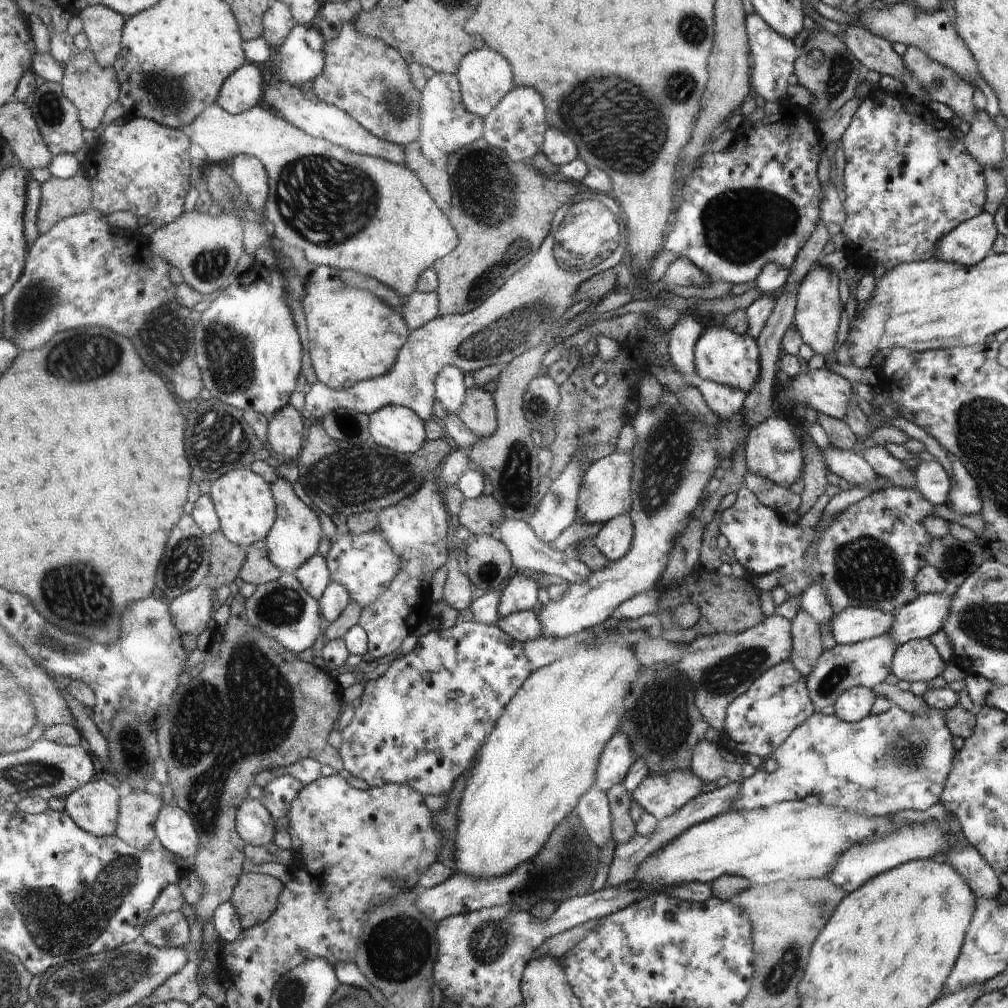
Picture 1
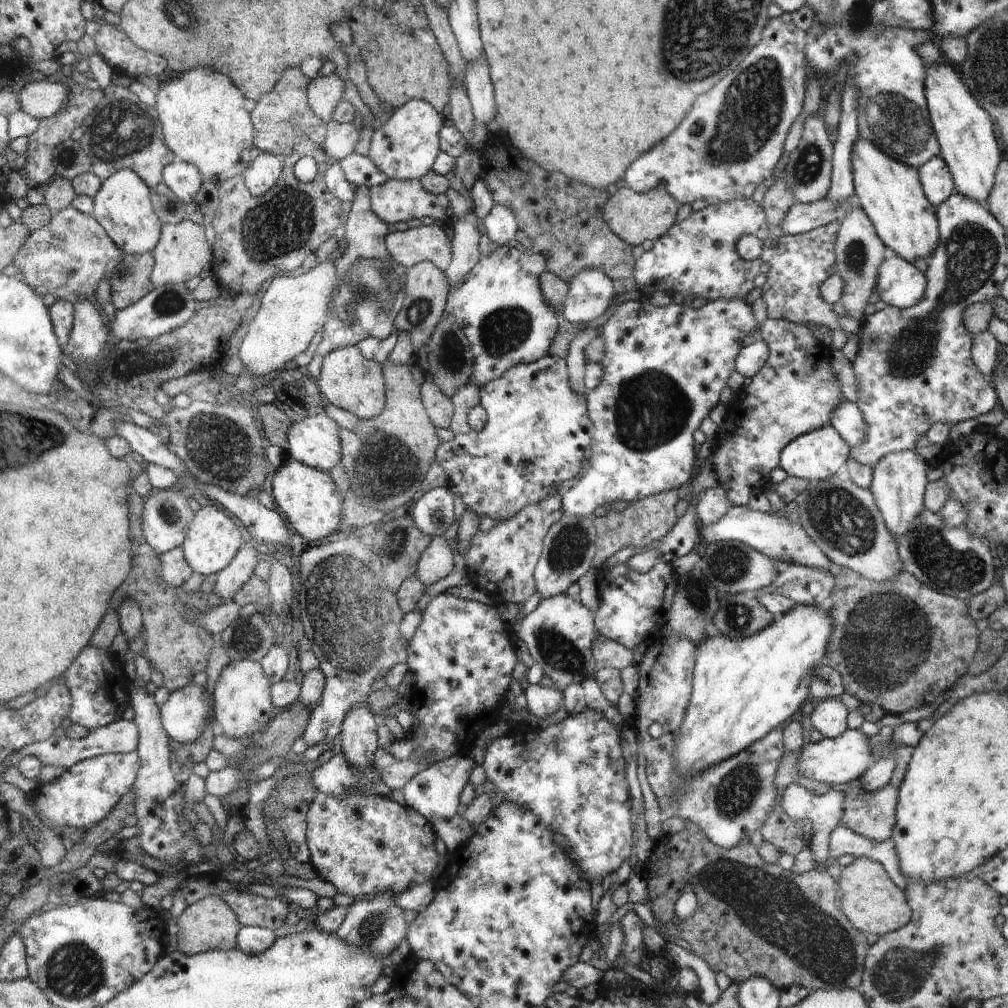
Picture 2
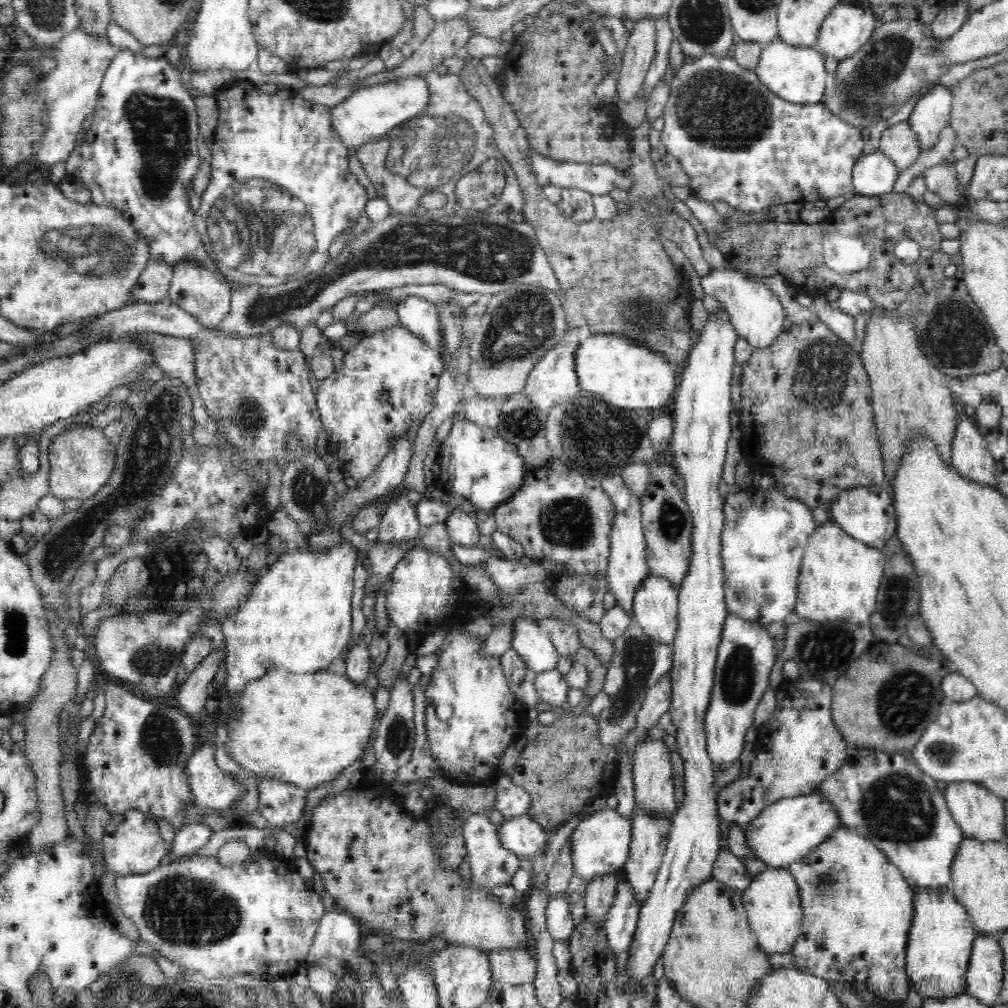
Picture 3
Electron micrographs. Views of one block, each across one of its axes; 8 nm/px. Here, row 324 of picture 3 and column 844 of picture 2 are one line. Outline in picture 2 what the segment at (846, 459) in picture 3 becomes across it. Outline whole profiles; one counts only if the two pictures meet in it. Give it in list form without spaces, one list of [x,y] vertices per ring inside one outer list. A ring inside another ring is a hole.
[[[858,780],[851,782],[852,792],[845,794],[840,824],[852,832],[874,842],[891,839],[896,826],[897,790],[890,784],[876,790],[864,792],[857,788]]]

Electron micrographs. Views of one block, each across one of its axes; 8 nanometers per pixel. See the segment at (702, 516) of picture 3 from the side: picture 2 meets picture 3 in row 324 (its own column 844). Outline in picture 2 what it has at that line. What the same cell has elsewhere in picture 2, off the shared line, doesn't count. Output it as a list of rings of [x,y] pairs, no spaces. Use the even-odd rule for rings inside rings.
[[[839,698],[817,702],[810,716],[812,728],[818,730],[824,737],[838,737],[848,729],[848,713]]]

